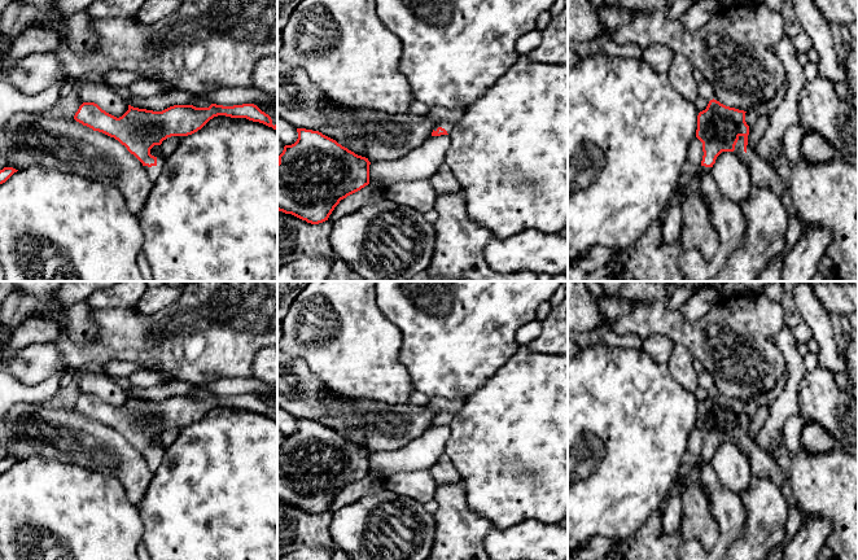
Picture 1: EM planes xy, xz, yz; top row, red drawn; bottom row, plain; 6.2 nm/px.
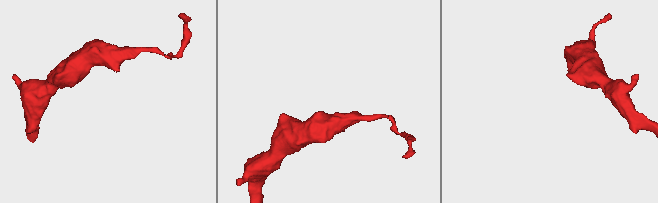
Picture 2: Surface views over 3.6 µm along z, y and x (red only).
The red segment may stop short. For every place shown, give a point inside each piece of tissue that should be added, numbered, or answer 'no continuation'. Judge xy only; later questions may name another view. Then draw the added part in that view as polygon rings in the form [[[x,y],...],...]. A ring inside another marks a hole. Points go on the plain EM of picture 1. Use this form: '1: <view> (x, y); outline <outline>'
1: xy (154, 462); outline [[[157,449],[156,456],[152,456],[152,458],[144,456],[144,458],[145,458],[145,461],[146,461],[150,472],[154,474],[157,472],[158,467],[161,465],[161,463],[162,463],[163,450]]]

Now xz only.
1: xz (447, 416); outline [[[439,412],[435,415],[434,421],[437,421],[438,417],[442,417],[447,421],[447,424],[450,425],[452,419],[454,419],[454,414],[450,412]]]

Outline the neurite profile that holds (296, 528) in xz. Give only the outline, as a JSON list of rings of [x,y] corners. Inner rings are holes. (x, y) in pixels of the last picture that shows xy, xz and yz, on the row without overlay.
[[[277,500],[277,560],[302,547],[336,548],[329,525],[333,513],[311,515]]]

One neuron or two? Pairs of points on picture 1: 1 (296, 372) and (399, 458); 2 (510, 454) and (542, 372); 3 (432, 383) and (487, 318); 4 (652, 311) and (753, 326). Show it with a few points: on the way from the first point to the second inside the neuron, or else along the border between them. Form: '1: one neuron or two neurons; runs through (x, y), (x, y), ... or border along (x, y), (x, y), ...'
1: two neurons; border along (417, 436), (401, 447), (379, 450), (371, 454)
2: one neuron; runs through (530, 433), (542, 421), (542, 393)
3: one neuron; runs through (438, 367), (472, 333)
4: one neuron; runs through (677, 327), (729, 326)

